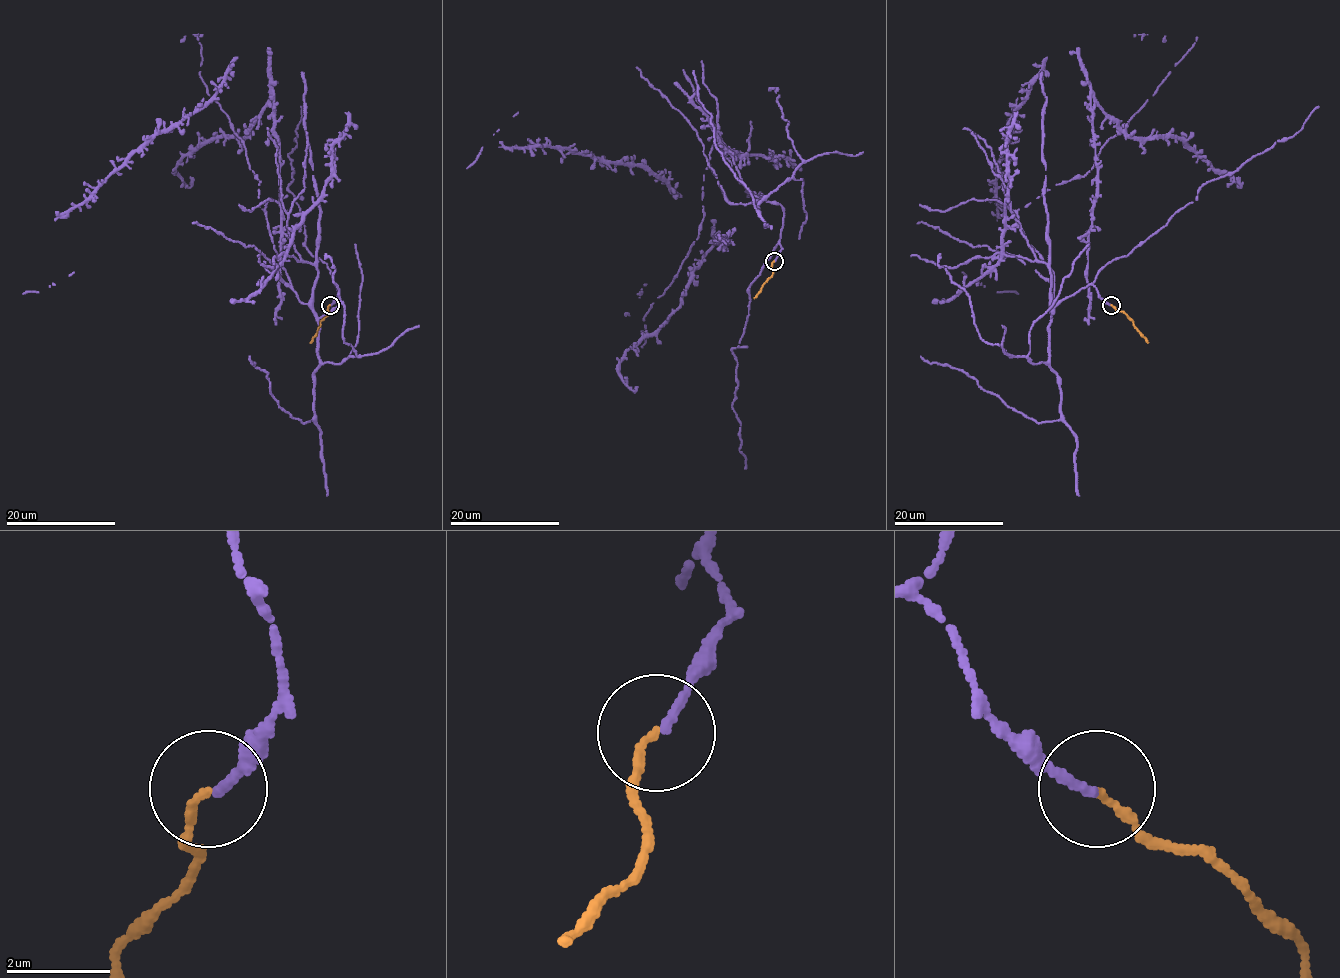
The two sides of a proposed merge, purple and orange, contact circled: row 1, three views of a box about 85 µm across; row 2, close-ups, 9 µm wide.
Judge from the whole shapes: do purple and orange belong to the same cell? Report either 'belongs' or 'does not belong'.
belongs

